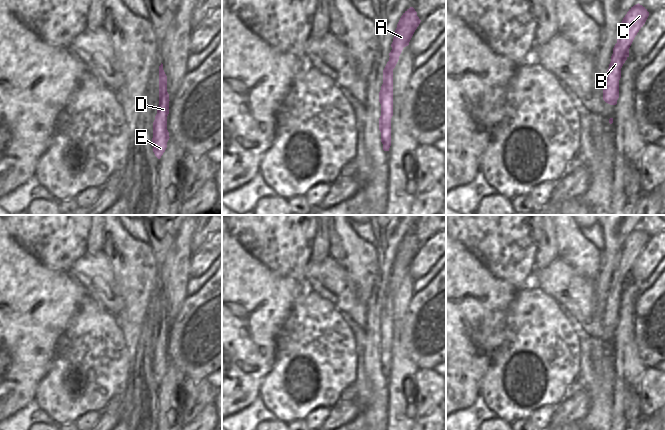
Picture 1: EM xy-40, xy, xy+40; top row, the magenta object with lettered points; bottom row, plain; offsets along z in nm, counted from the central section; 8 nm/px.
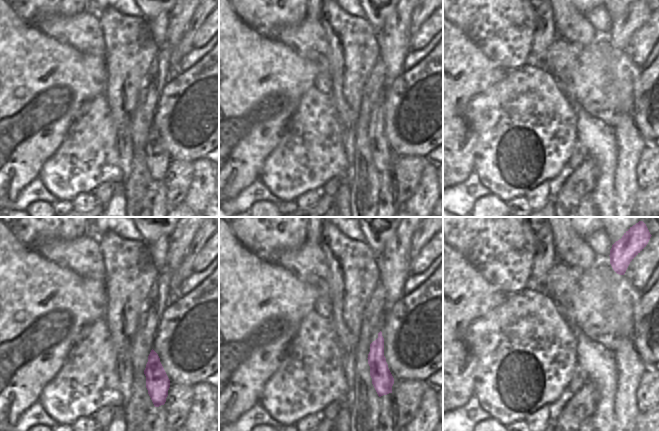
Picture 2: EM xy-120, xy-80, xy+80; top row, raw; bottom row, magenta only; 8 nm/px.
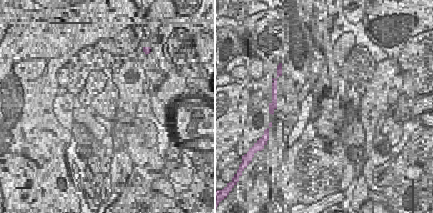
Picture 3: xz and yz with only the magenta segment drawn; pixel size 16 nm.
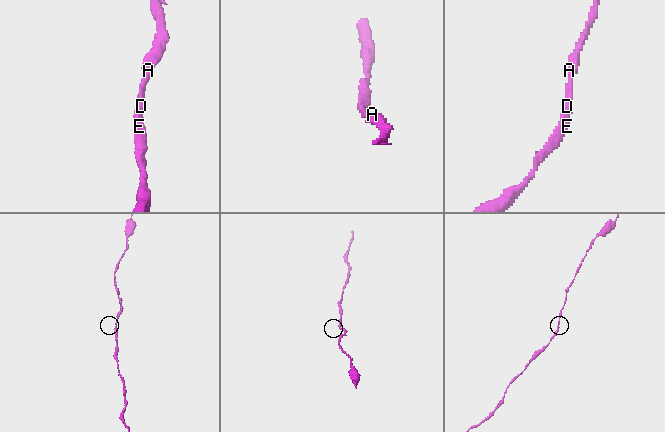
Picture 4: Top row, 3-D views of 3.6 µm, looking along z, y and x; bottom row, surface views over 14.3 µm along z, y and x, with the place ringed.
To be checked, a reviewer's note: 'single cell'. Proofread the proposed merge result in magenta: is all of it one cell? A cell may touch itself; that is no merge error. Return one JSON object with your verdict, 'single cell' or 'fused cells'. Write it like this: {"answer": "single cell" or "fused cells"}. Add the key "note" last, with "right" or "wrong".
{"answer": "single cell", "note": "right"}

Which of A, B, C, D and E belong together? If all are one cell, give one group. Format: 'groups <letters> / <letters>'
groups A B C D E

